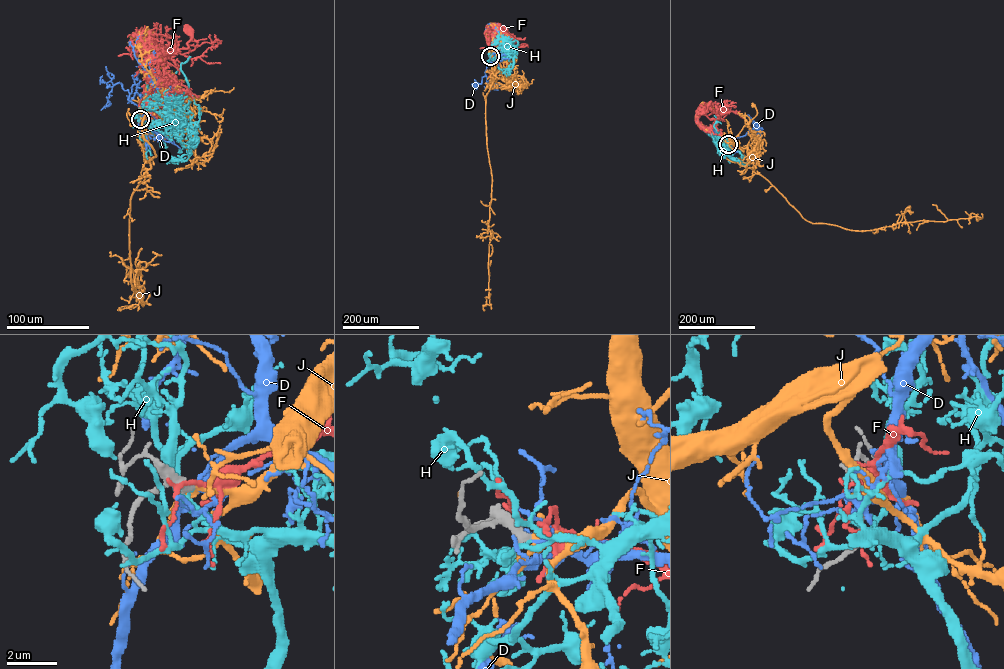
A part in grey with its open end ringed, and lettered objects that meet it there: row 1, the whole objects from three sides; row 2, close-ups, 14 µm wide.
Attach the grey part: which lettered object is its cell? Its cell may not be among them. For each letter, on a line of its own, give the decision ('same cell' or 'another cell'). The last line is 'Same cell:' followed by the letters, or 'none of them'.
D: another cell
F: another cell
H: another cell
J: same cell
Same cell: J

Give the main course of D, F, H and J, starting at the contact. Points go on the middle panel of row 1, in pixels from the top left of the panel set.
D: (490, 56), (498, 33), (488, 23), (492, 30)
F: (490, 56), (498, 55), (499, 26), (513, 37)
H: (490, 56), (502, 52), (504, 47), (515, 48), (513, 65), (505, 70), (507, 76)
J: (490, 56), (494, 58), (491, 63), (496, 79), (494, 85), (492, 81)

